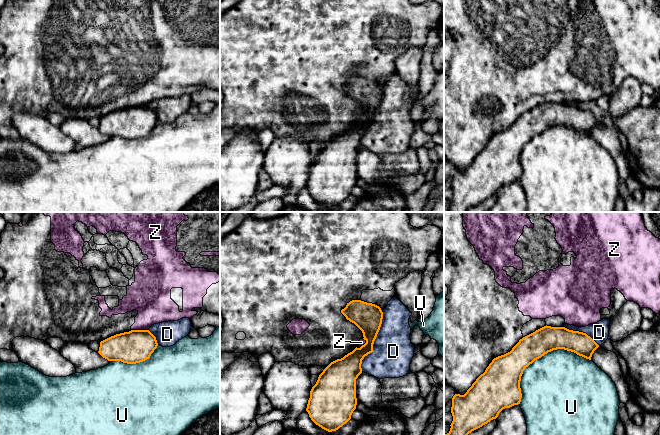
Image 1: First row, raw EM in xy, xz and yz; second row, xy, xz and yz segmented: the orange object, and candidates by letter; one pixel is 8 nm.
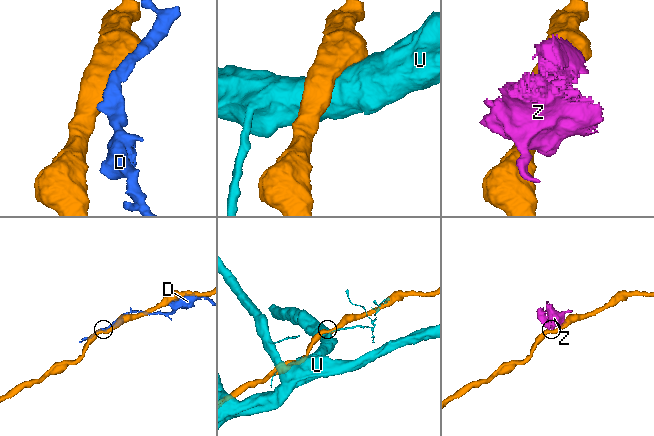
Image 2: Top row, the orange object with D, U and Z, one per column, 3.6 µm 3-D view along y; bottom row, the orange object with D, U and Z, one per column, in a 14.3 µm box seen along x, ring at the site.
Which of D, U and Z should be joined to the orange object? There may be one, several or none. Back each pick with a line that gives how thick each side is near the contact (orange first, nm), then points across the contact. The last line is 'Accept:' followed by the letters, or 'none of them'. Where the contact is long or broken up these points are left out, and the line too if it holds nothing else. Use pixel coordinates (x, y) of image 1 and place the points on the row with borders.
Accept: none of them

